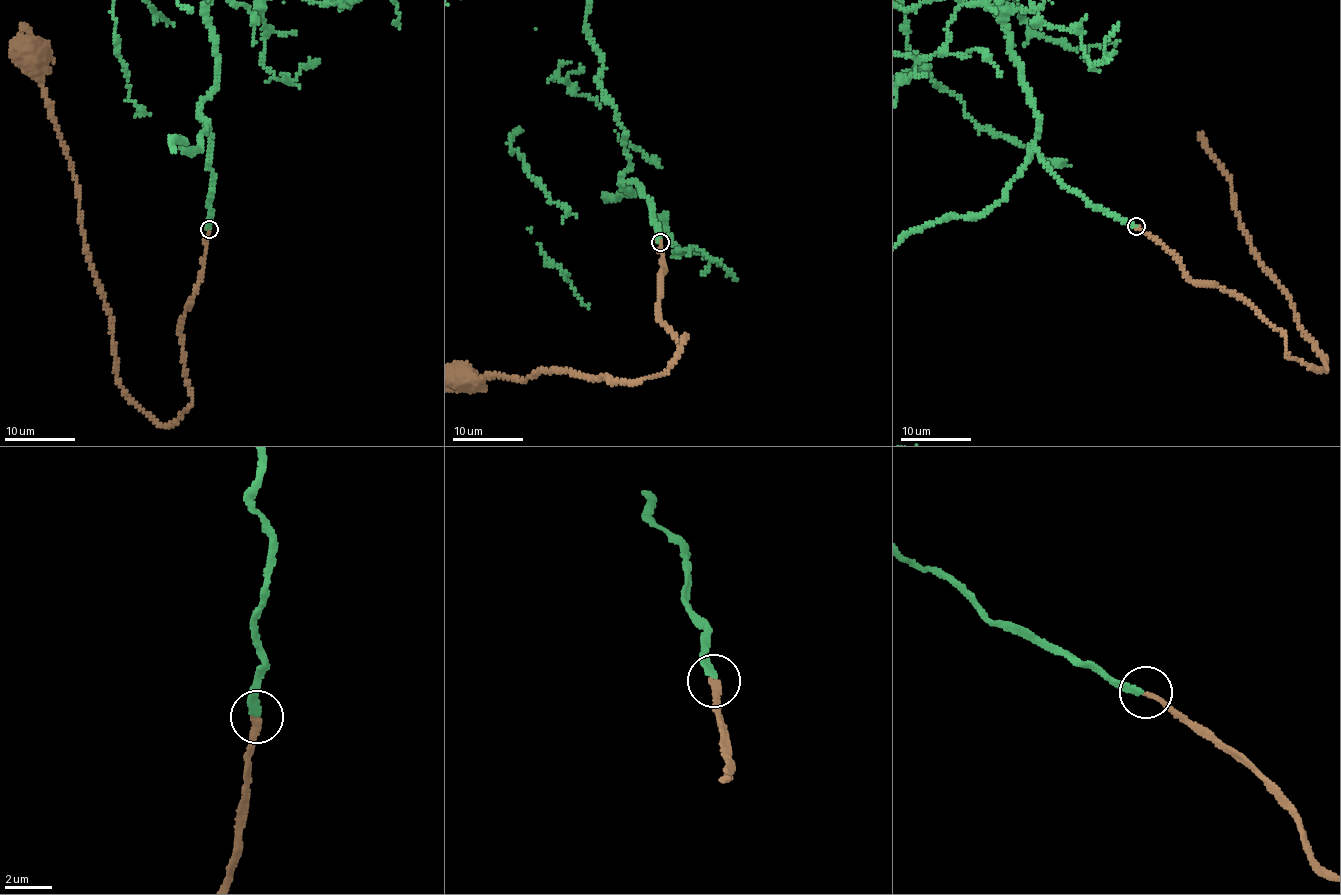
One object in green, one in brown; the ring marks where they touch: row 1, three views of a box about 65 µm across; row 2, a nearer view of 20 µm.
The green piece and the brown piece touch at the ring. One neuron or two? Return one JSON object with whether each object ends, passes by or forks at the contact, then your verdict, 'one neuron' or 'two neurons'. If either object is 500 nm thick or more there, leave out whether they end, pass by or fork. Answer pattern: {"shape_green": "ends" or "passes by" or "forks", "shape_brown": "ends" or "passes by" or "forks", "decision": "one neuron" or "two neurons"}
{"shape_green": "ends", "shape_brown": "ends", "decision": "one neuron"}

